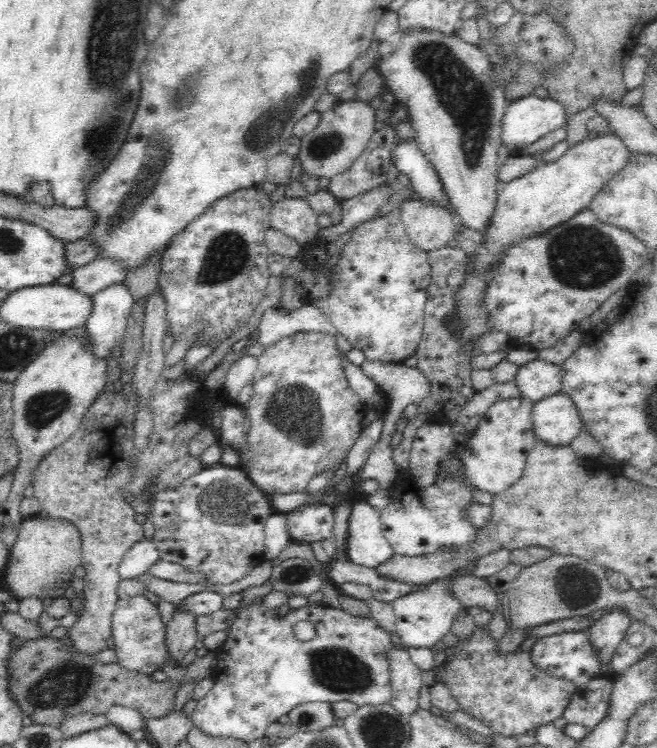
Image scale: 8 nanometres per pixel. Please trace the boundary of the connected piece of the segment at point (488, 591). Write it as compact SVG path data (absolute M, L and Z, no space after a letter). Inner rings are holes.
M476 575L462 576L452 580L450 591L466 608L485 608L494 615L499 608L499 593L490 586L492 583L487 578L476 577Z

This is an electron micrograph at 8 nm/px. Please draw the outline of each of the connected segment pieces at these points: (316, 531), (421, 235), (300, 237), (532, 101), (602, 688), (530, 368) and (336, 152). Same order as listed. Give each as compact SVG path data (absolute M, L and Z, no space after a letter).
M310 504L286 513L286 526L294 542L309 543L333 537L334 509L323 504Z
M404 200L396 209L410 241L427 252L446 247L457 232L454 212L429 200Z
M284 197L278 202L274 202L271 209L271 228L286 234L289 238L296 240L303 247L307 247L311 242L315 241L316 234L320 228L318 227L318 216L302 198Z
M534 94L511 101L502 118L502 142L515 153L566 124L568 113L558 100Z
M592 678L584 688L578 688L572 695L562 717L568 724L579 724L588 730L591 729L598 722L602 722L608 712L611 692L611 678Z
M536 358L519 365L513 379L520 397L533 403L562 391L561 367Z
M360 100L338 101L335 105L322 112L319 123L312 132L301 138L299 152L296 158L300 161L300 166L304 173L316 177L316 179L334 179L339 175L344 175L360 158L364 148L370 142L374 134L374 110L370 103Z

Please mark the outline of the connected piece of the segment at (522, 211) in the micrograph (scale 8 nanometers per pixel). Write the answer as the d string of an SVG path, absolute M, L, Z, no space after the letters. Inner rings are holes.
M601 133L598 134L596 138L592 138L591 140L586 138L583 141L580 141L579 143L573 145L566 151L566 154L564 154L564 156L562 156L561 158L558 158L558 160L552 162L541 162L537 166L537 168L534 168L534 170L532 170L531 172L528 172L523 176L516 178L516 180L511 180L511 182L502 184L500 186L498 190L499 194L497 199L497 206L496 210L494 210L494 216L492 218L490 227L487 229L486 233L482 233L484 239L482 242L482 246L480 246L480 250L476 252L476 258L474 258L472 262L468 262L468 266L466 266L466 278L464 278L466 279L466 282L462 284L463 288L457 295L457 300L459 300L460 306L460 319L462 319L462 323L464 323L464 328L462 328L462 347L464 347L464 351L468 352L468 355L476 355L471 354L471 346L469 346L469 340L473 336L478 336L483 332L489 331L489 324L487 324L487 316L485 315L484 305L482 305L482 298L484 298L484 290L486 290L485 282L489 279L489 276L487 276L487 274L491 271L491 268L499 261L499 258L501 257L501 250L506 245L509 245L511 242L514 242L516 240L522 240L522 238L526 238L526 236L536 236L536 234L542 234L542 232L546 232L546 230L554 228L555 225L562 224L566 222L566 220L570 220L571 216L578 214L578 212L580 212L581 210L588 209L588 207L590 207L590 204L594 201L594 198L611 182L611 180L614 180L614 178L618 176L619 173L622 173L622 170L626 169L626 166L631 160L631 153L632 152L630 152L630 149L628 149L626 143L624 143L624 141L622 141L622 139L620 139L620 136L618 136L616 133Z

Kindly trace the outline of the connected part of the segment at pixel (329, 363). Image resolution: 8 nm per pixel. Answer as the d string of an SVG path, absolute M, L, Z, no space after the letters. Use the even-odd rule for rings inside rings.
M297 332L292 336L287 336L278 340L277 343L271 344L265 348L265 351L257 358L258 365L250 384L252 385L252 398L246 404L242 405L244 412L246 413L246 420L250 423L250 431L247 435L248 448L246 452L242 454L240 459L236 459L235 462L238 465L243 466L246 474L252 479L252 482L264 492L276 491L279 493L290 493L290 492L304 492L306 491L309 480L319 472L332 469L336 470L340 462L346 458L349 450L353 447L356 438L359 438L362 432L360 422L367 413L367 406L365 402L360 399L357 394L348 386L348 381L343 371L343 354L339 349L335 336L330 334L324 334L323 332Z

